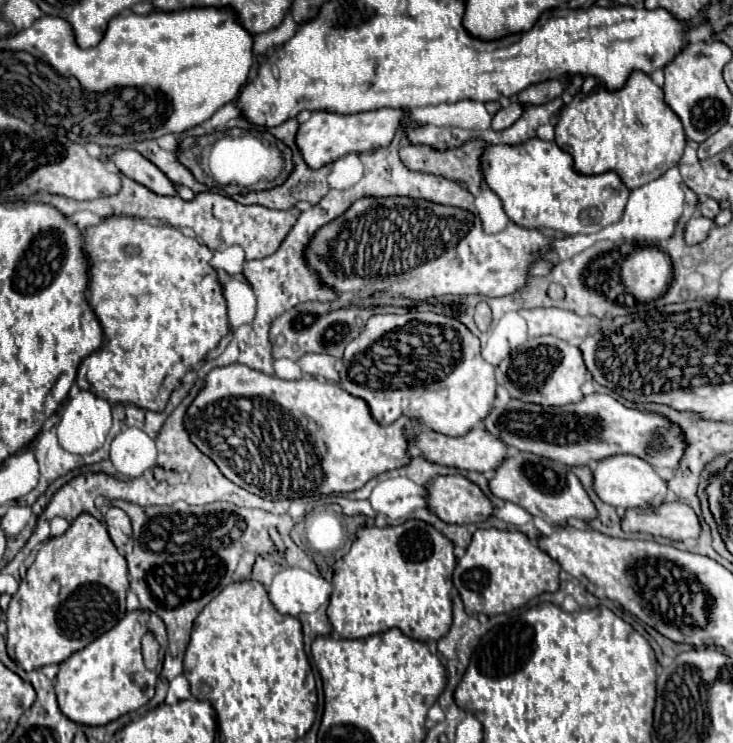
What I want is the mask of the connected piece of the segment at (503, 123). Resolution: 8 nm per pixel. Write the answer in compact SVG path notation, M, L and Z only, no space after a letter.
M511 101L509 107L503 107L495 117L493 117L493 129L495 131L503 131L507 127L511 127L523 113L523 105L517 101Z

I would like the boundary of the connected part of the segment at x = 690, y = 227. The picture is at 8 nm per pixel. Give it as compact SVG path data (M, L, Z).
M703 215L693 217L693 219L687 223L687 227L685 227L685 241L691 243L691 245L701 243L701 241L707 237L707 233L709 233L711 227L713 227L713 221L711 221L711 219L707 219L707 217L703 217Z

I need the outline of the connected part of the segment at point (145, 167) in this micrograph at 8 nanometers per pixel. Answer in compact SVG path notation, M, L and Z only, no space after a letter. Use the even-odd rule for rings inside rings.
M119 149L113 155L109 155L109 161L115 163L119 173L135 179L137 183L149 187L151 191L155 191L159 195L177 195L173 183L167 179L167 175L163 171L159 171L151 161L147 161L139 151Z

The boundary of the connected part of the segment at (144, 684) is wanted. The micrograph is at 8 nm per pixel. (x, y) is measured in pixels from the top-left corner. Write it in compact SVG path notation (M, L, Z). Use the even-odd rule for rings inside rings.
M141 611L127 613L111 631L103 633L91 645L73 653L65 663L59 665L55 693L59 709L71 721L89 727L107 725L121 715L139 709L153 697L159 673L145 669L141 655L141 637L145 631L151 631L157 639L163 639L167 635L165 625L157 615L149 615L149 629L147 625L139 623L139 615Z

